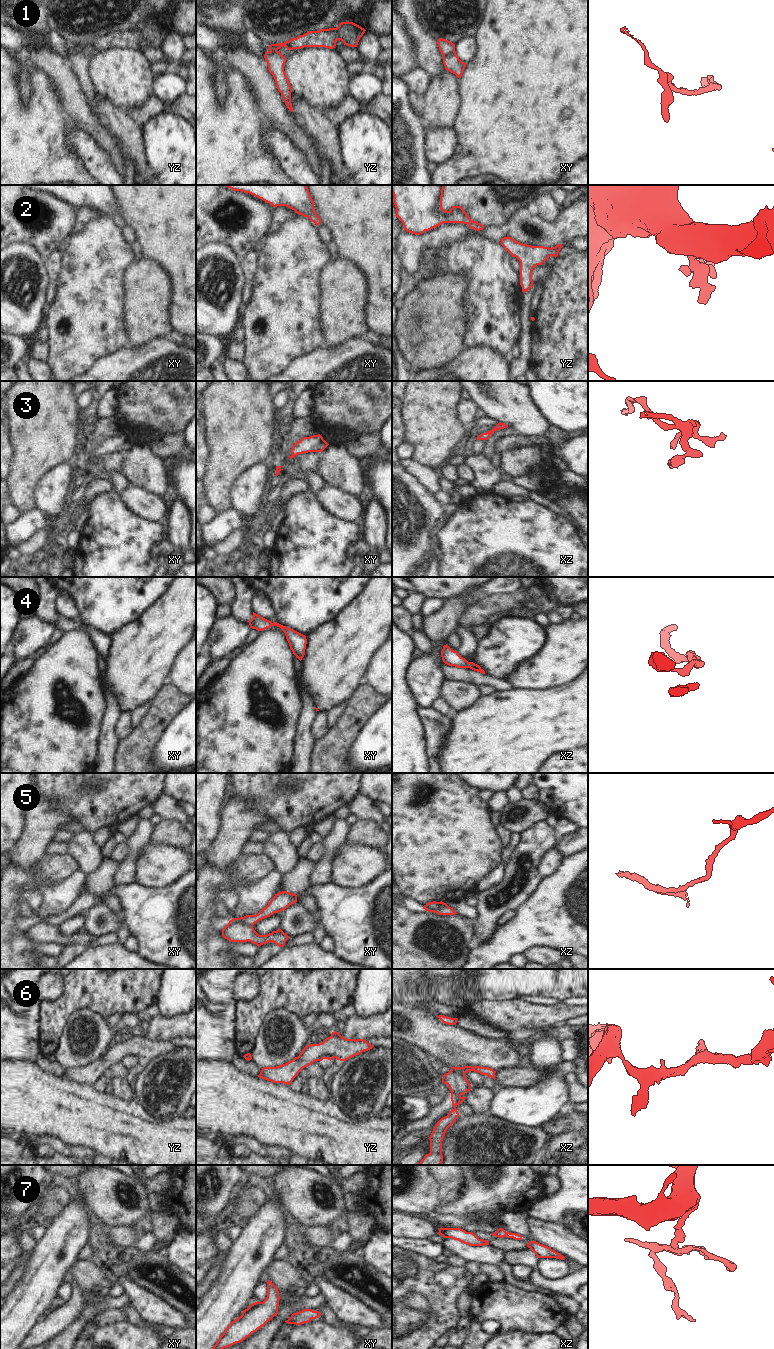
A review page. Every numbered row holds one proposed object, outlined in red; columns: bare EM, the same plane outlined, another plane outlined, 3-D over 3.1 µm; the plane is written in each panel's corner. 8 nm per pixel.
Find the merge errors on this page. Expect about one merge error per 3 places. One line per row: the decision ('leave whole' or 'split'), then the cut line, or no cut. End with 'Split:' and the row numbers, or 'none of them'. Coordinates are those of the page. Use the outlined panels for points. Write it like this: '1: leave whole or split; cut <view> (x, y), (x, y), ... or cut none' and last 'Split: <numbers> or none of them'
1: split; cut xy (454, 50), (443, 56)
2: leave whole; cut none
3: leave whole; cut none
4: leave whole; cut none
5: split; cut xy (233, 918), (252, 925)
6: leave whole; cut none
7: leave whole; cut none
Split: 1, 5

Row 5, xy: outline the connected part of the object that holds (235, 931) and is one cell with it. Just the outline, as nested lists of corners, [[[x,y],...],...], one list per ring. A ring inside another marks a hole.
[[[232,919],[222,929],[222,936],[230,942],[251,942],[260,947],[268,942],[273,942],[279,947],[283,947],[289,936],[281,929],[273,931],[267,935],[259,935],[253,925],[246,924],[236,919]]]

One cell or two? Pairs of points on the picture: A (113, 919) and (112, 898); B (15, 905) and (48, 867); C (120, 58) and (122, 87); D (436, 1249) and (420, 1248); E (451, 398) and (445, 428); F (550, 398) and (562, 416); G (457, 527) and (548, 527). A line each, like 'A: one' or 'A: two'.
A: two
B: one
C: one
D: one
E: one
F: one
G: one

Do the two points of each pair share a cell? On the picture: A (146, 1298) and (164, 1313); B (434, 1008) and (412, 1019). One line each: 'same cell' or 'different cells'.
A: same cell
B: different cells

